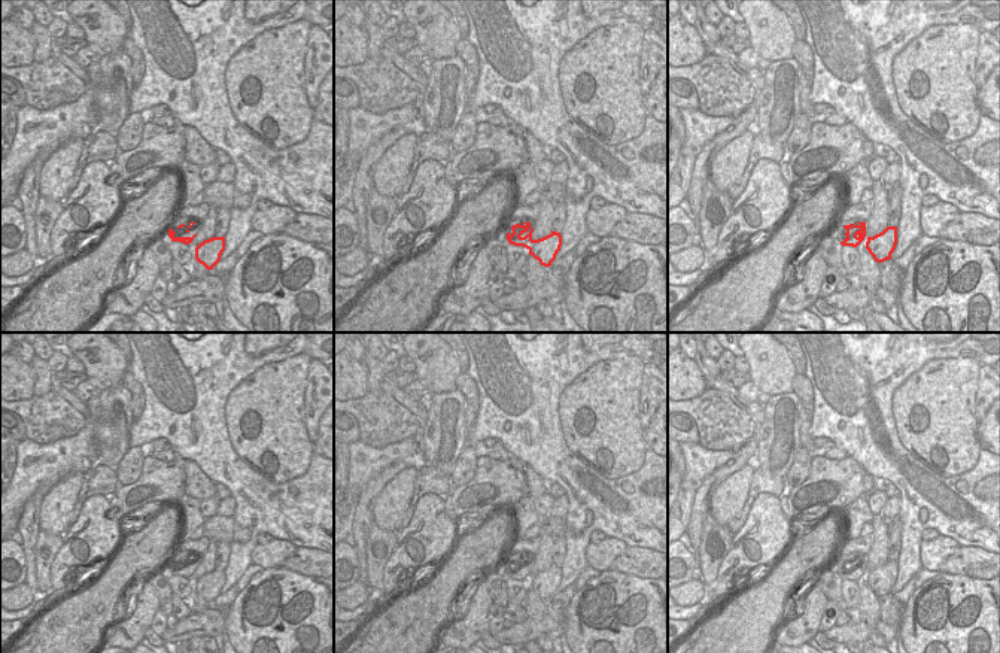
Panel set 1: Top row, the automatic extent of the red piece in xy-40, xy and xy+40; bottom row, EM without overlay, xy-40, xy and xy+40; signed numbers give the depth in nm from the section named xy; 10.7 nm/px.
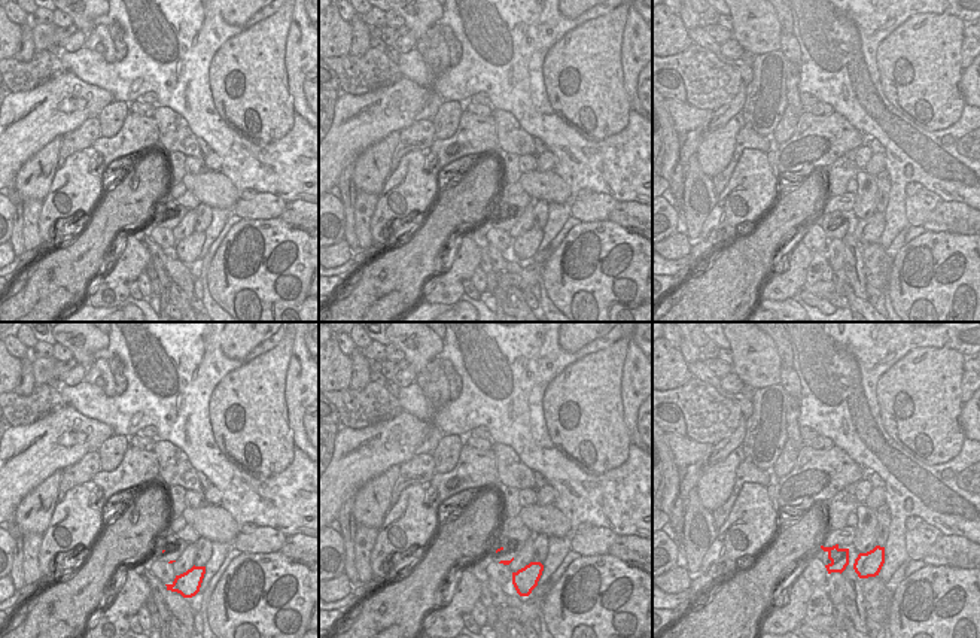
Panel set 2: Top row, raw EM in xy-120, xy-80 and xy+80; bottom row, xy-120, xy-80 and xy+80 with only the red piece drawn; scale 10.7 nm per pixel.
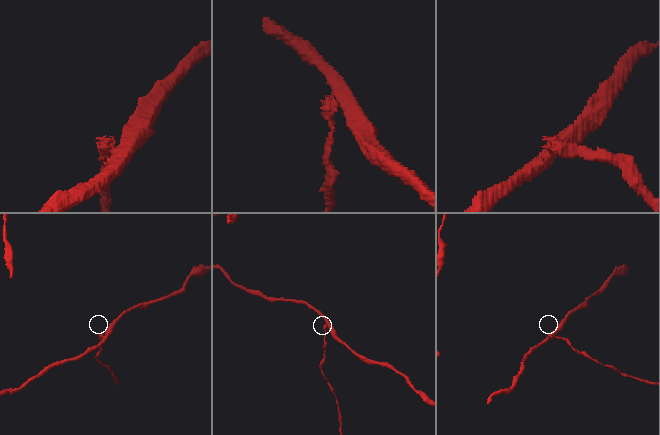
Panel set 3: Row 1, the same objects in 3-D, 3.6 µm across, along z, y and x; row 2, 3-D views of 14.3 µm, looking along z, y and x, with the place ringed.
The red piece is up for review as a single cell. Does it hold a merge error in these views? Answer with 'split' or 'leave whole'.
split

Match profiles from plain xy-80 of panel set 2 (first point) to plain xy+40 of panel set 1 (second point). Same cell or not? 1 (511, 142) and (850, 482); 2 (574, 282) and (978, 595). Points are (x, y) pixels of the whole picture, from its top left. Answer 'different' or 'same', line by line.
1: different
2: same

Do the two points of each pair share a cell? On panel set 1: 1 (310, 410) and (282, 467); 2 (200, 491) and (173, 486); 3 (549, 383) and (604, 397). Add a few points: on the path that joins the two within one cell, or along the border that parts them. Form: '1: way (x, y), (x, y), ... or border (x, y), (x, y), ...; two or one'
1: border (306, 383), (304, 428), (312, 443); two
2: border (181, 459), (185, 495); two
3: border (592, 364), (562, 391), (559, 421); two

